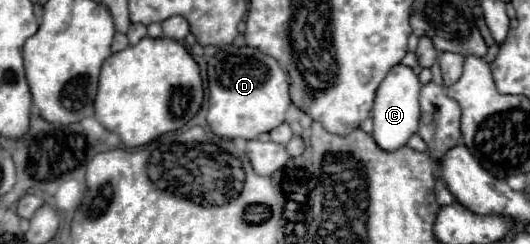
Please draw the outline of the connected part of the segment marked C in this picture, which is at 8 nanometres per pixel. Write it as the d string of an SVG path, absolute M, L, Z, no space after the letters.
M401 63L395 65L387 73L383 83L379 85L377 95L375 95L375 105L373 105L373 137L375 137L377 145L381 145L381 149L395 151L395 149L403 147L413 133L417 133L417 125L419 125L419 101L417 101L419 89L421 89L419 77L413 73L411 67L401 65Z

